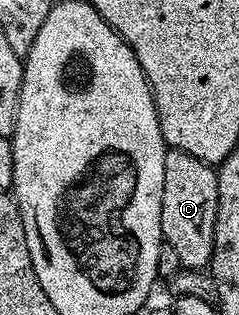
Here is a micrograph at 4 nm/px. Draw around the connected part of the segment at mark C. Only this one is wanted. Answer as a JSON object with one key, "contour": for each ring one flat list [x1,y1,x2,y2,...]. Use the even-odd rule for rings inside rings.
{"contour":[[168,150,165,157,165,189,161,193,161,233,163,242,173,245,180,264,187,269,203,269,210,264,215,244,215,222,217,221,217,181,219,172,212,164,191,157,184,151]]}

